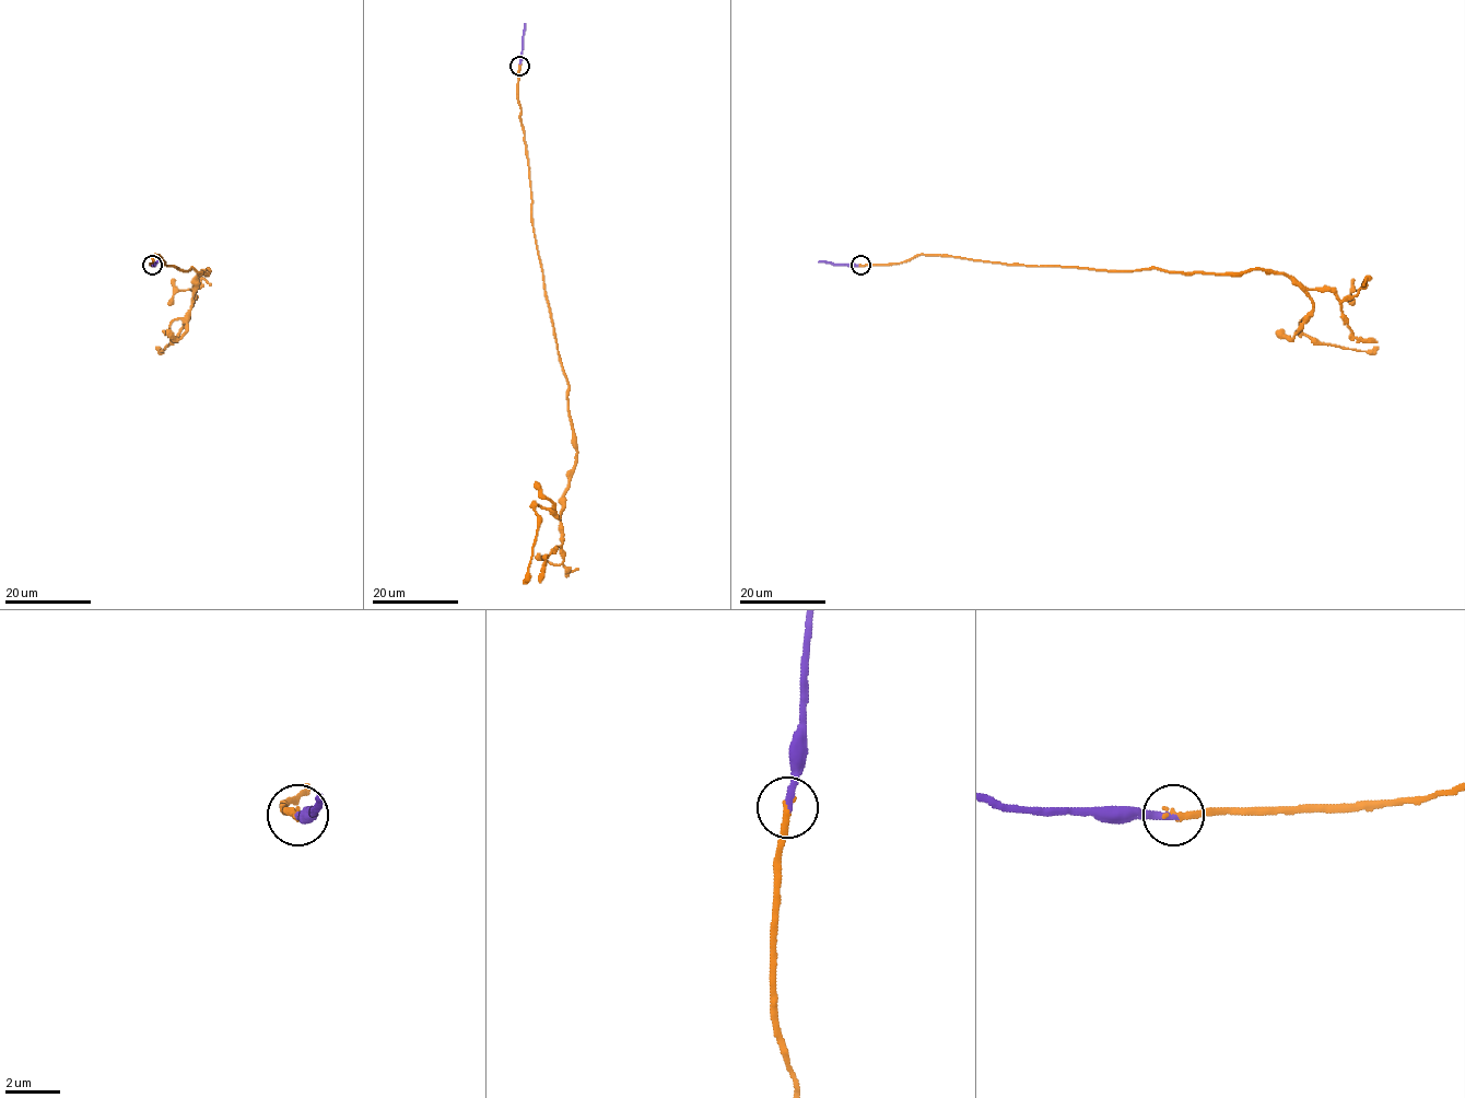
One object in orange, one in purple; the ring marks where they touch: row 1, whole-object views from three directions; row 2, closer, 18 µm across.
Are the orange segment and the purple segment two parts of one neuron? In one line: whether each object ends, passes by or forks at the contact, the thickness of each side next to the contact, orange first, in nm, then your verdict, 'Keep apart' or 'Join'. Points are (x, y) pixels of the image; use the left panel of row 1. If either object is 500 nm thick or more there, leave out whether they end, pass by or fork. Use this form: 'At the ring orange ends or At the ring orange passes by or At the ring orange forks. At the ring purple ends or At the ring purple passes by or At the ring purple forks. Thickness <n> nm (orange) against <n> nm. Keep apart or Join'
At the ring orange ends. At the ring purple ends. Thickness 280 nm (orange) against 280 nm. Join

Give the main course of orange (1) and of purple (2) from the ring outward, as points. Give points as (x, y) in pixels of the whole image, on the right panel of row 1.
1: (860, 265), (924, 254), (1102, 270), (1268, 269), (1311, 301), (1304, 334), (1378, 347)
2: (860, 265), (818, 261)

